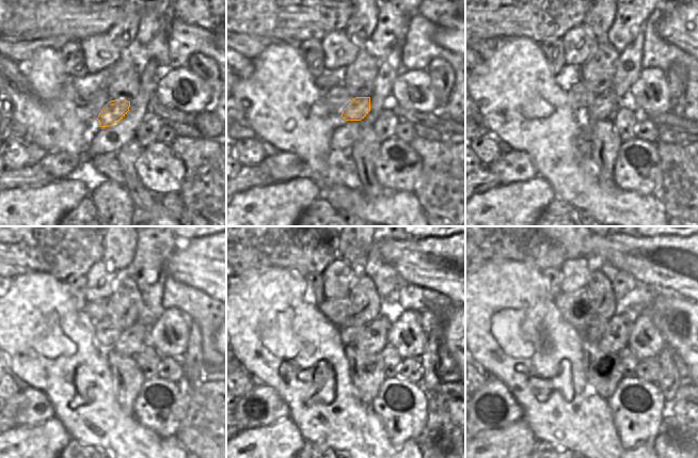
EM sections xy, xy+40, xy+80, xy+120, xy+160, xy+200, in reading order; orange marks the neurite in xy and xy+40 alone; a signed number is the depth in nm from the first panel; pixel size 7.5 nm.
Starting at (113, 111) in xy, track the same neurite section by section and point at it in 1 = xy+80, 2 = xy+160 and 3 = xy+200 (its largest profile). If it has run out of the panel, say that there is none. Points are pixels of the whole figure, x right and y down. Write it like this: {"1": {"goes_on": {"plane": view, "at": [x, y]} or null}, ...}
{"1": {"goes_on": {"plane": "xy+80", "at": [604, 106]}}, "2": {"goes_on": {"plane": "xy+160", "at": [374, 337]}}, "3": {"goes_on": {"plane": "xy+200", "at": [616, 337]}}}

